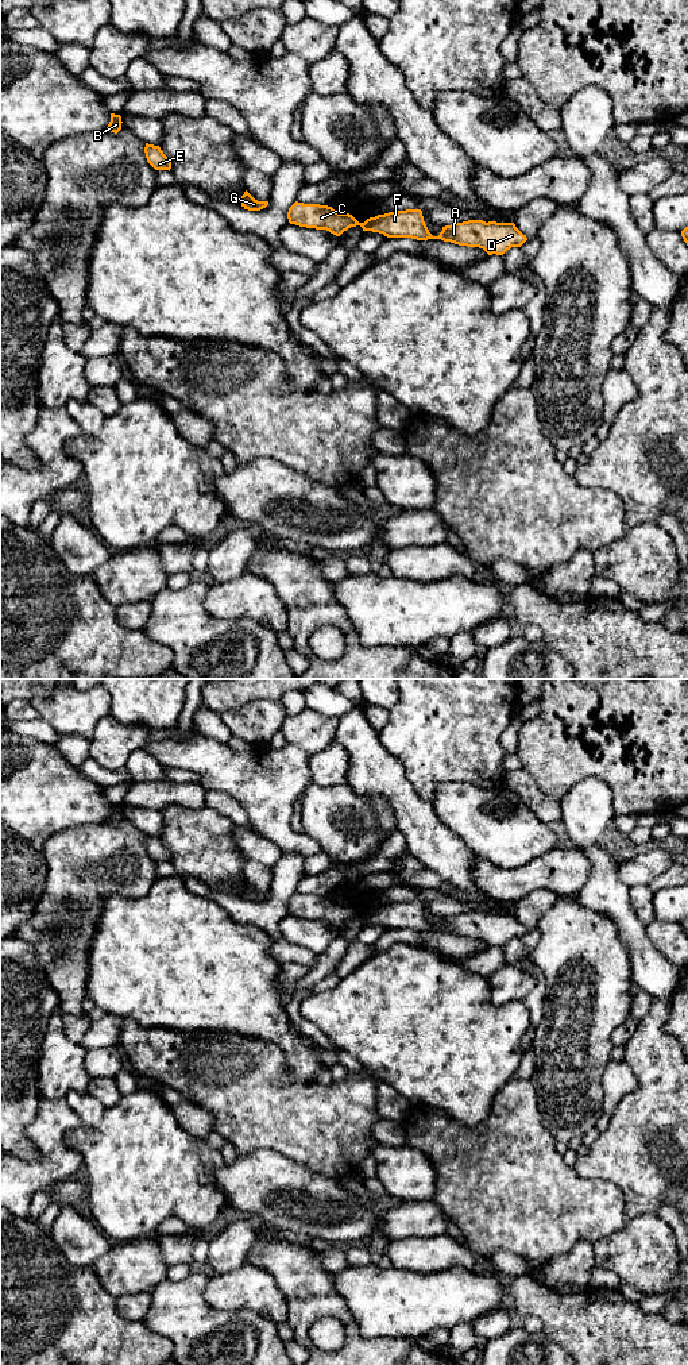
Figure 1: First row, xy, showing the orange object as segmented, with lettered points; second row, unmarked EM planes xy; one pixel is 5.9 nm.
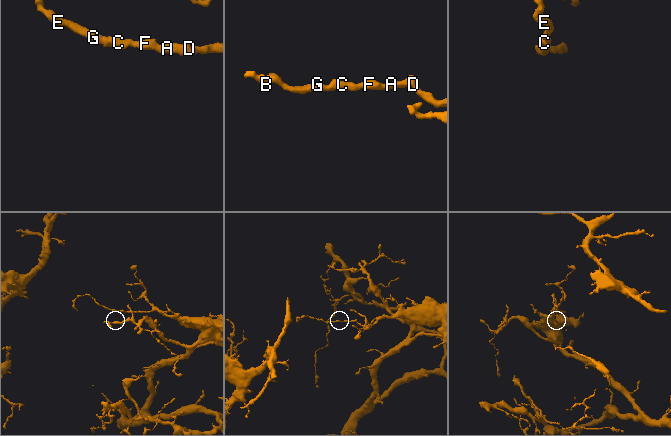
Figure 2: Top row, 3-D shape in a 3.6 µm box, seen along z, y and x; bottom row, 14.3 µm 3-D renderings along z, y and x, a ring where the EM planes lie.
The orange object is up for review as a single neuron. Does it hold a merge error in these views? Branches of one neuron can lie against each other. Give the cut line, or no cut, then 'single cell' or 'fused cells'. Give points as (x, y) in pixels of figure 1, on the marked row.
no cut | single cell

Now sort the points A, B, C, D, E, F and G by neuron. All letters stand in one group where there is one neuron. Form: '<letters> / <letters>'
A B C D E F G

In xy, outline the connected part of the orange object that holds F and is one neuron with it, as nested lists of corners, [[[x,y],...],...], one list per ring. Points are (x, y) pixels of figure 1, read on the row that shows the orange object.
[[[295,201],[289,208],[287,219],[290,224],[326,230],[336,236],[351,227],[360,225],[363,231],[379,232],[387,238],[441,239],[459,246],[479,247],[488,255],[503,255],[511,247],[521,247],[527,240],[514,223],[483,220],[445,225],[438,236],[433,236],[424,221],[421,209],[389,212],[359,223],[352,215],[339,213],[332,207]]]

